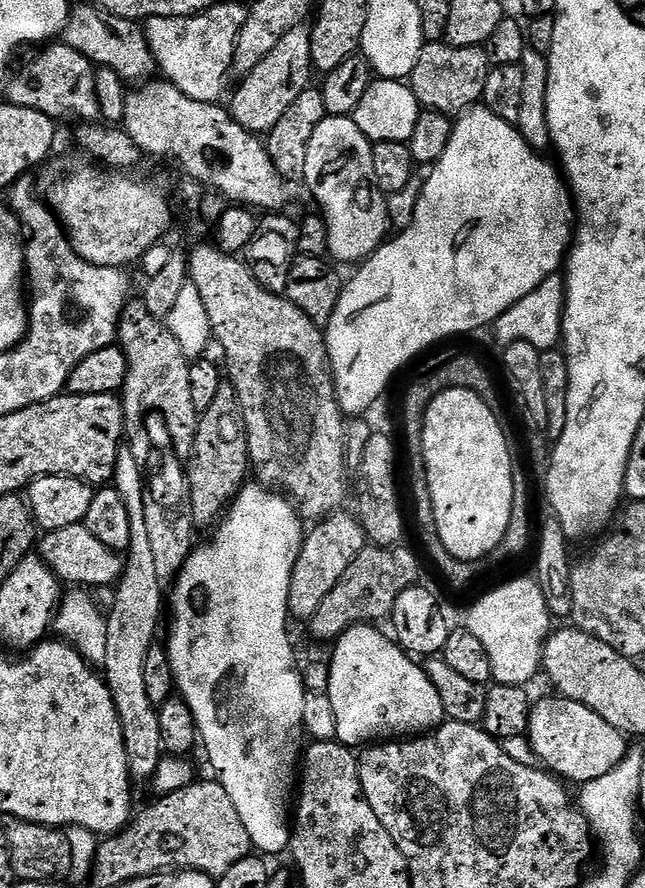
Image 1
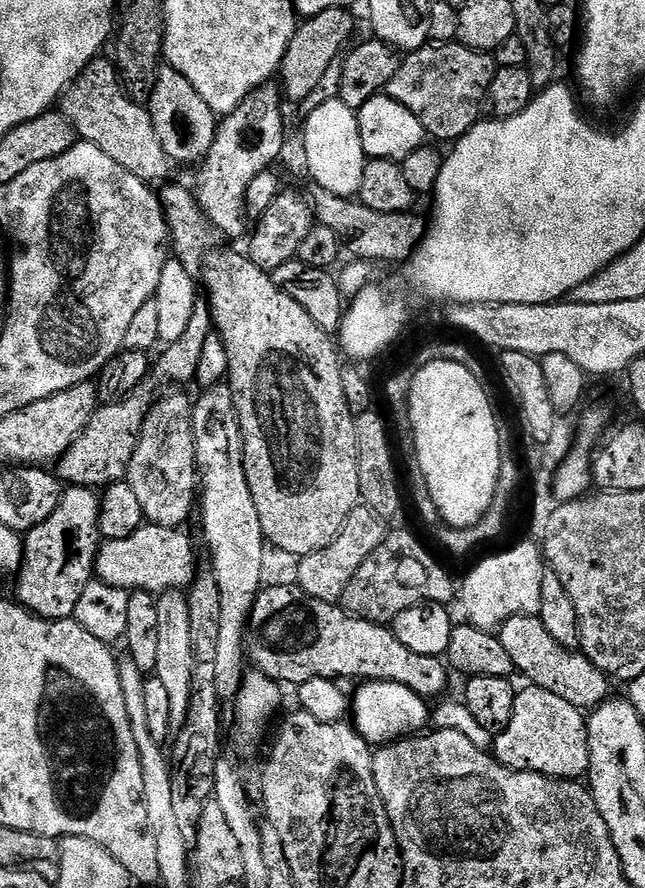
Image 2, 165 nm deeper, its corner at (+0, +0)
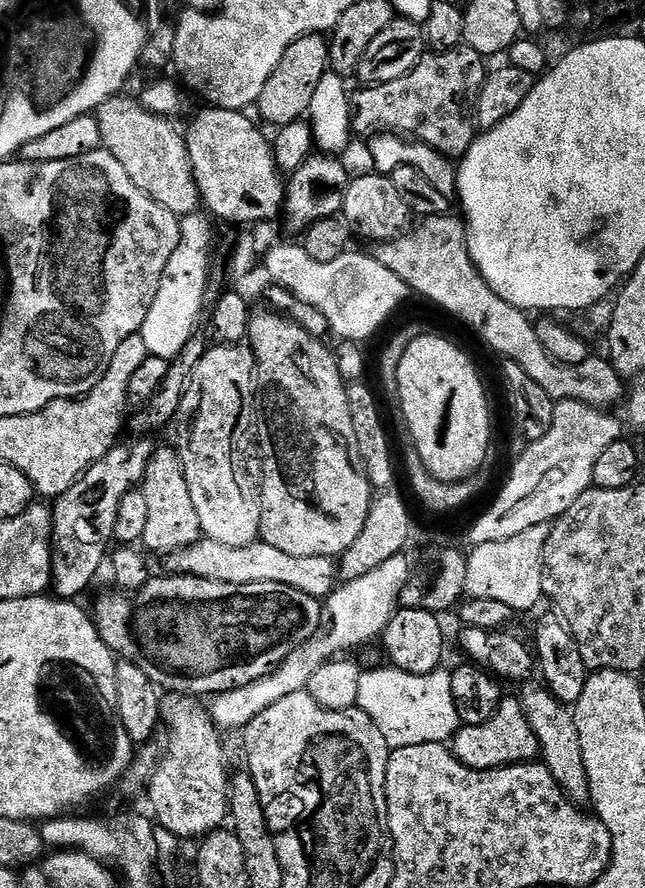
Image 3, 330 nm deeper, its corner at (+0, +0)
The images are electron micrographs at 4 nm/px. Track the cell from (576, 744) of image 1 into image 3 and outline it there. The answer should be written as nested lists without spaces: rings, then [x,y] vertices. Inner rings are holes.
[[[501,699],[498,710],[490,722],[478,726],[463,725],[452,737],[450,747],[453,754],[466,766],[481,772],[491,768],[504,768],[508,764],[527,764],[540,756],[540,743],[522,710],[519,699]]]

